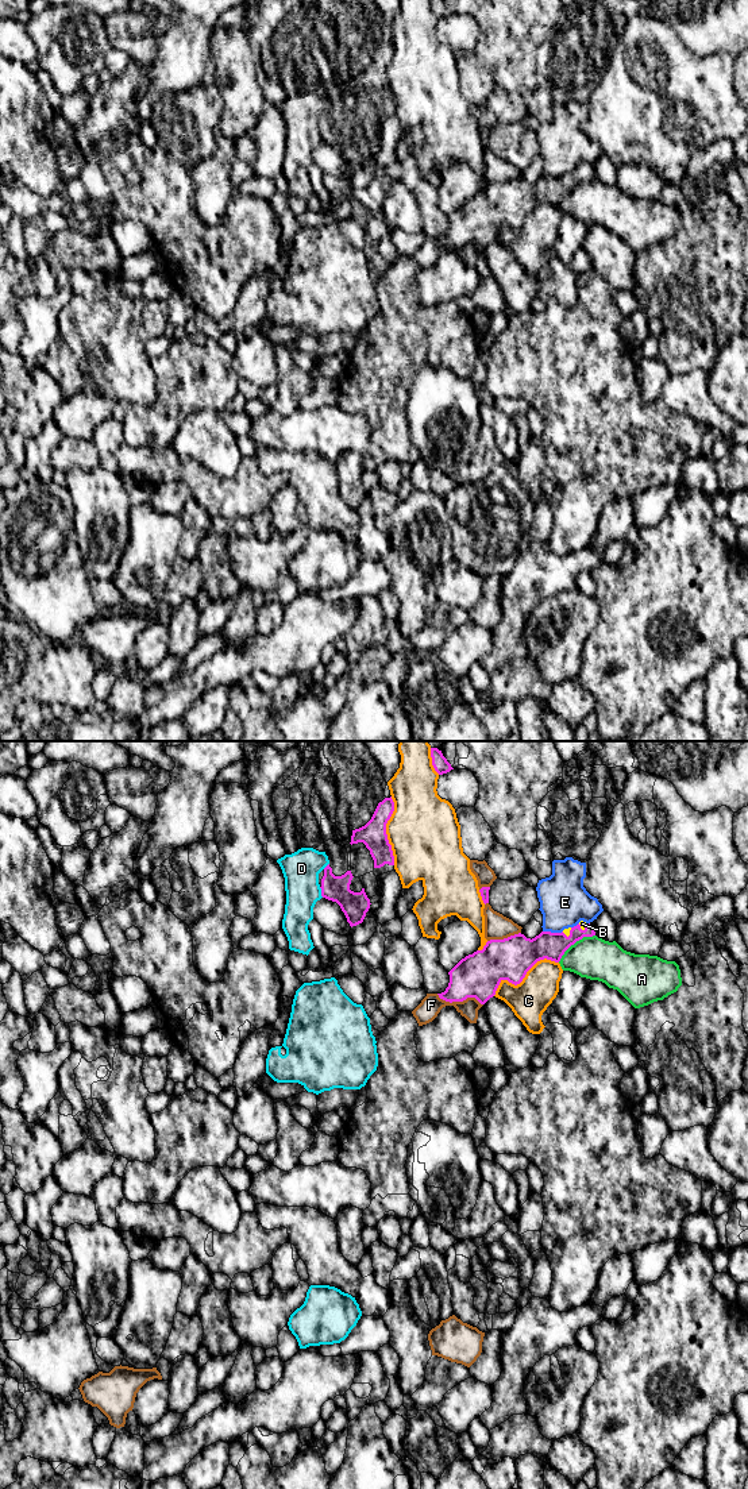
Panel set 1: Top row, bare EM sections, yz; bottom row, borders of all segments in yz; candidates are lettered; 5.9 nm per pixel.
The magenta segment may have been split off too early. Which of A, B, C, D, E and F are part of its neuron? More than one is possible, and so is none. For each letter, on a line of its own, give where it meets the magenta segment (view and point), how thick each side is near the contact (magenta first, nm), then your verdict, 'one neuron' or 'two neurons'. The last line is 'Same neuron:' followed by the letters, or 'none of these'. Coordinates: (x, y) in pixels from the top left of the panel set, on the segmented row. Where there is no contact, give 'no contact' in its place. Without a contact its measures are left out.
A: yz (574, 942) | 160/260 nm | two neurons
B: yz (579, 928) | 160/40 nm | one neuron
C: yz (524, 976) | 260/220 nm | two neurons
D: yz (322, 892) | 160/220 nm | two neurons
E: yz (552, 933) | 220/300 nm | two neurons
F: yz (459, 1000) | 260/120 nm | two neurons
Same neuron: B

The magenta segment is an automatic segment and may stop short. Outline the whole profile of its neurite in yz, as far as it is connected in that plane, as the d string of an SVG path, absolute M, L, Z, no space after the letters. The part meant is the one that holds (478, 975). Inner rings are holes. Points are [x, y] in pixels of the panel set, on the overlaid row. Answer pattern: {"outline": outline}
{"outline": "M581 921L562 933L541 931L532 940L521 933L490 940L482 950L466 956L448 972L448 987L437 995L450 1003L475 998L485 1004L502 980L517 985L537 961L547 958L559 963L571 945L593 936L594 927Z"}

